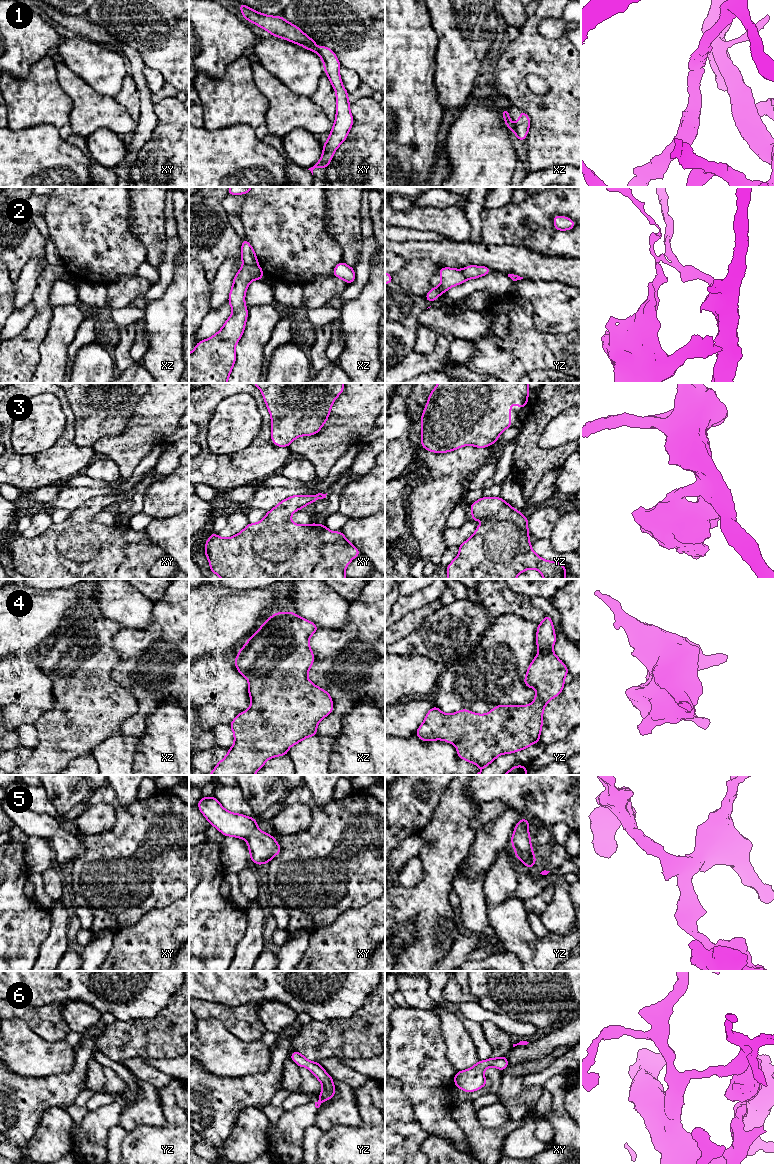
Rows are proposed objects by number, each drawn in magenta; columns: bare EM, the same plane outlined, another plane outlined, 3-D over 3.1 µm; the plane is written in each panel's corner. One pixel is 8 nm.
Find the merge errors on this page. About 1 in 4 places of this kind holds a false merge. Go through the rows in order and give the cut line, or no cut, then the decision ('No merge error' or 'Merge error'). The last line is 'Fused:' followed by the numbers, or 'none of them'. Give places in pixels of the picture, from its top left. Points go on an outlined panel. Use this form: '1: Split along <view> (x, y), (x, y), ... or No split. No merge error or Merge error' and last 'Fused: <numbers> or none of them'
1: No split. No merge error
2: Split along xz (243, 264), (257, 265). Merge error
3: No split. No merge error
4: No split. No merge error
5: No split. No merge error
6: No split. No merge error
Fused: 2

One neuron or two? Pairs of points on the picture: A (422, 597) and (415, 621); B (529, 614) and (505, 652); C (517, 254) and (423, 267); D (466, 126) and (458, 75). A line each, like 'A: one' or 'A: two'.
A: two
B: two
C: two
D: two

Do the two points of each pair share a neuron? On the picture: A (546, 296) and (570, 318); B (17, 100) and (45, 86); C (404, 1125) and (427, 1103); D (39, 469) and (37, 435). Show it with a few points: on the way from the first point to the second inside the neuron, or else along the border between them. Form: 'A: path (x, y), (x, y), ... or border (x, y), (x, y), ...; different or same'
A: path (552, 301), (564, 312); same
B: path (24, 100), (31, 100), (38, 93); same
C: border (404, 1094), (411, 1103), (418, 1124), (429, 1134); different
D: border (58, 437), (50, 446), (35, 453), (15, 451); different

